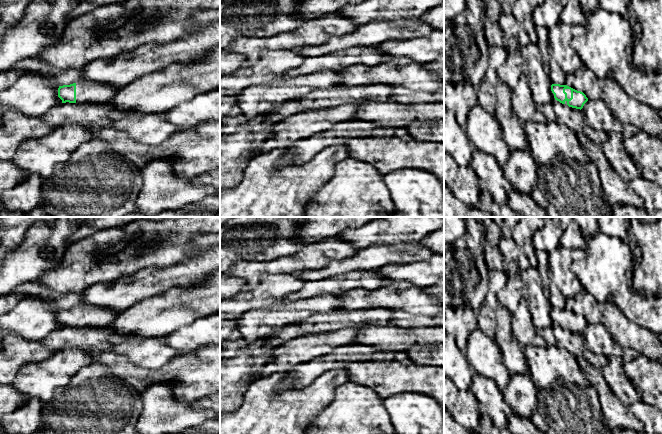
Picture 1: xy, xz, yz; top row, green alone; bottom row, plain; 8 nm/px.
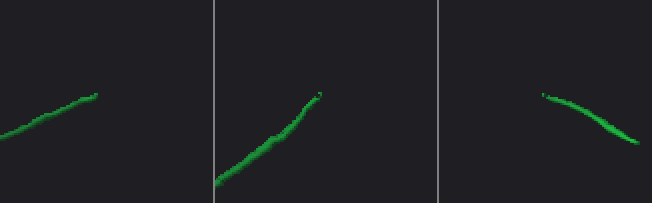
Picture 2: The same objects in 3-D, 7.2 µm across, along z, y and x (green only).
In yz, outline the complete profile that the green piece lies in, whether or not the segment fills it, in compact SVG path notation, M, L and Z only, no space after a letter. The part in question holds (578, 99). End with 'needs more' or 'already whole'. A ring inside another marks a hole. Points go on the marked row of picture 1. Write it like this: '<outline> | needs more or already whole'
M552 84L551 91L555 100L572 108L581 110L588 101L583 92L577 91L567 85Z | needs more

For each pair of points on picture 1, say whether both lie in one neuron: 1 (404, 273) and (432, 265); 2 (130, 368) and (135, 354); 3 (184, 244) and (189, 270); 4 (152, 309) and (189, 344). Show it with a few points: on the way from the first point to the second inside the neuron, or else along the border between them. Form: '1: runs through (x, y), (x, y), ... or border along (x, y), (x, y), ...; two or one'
1: runs through (411, 273), (425, 272); one
2: border along (112, 350), (125, 355), (137, 366); two
3: border along (185, 256), (178, 263), (163, 265); two
4: border along (196, 319), (187, 325), (178, 327), (163, 337); two

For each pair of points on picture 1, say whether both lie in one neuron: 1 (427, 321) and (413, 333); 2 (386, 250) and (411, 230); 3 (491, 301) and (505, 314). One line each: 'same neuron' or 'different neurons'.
1: different neurons
2: different neurons
3: different neurons

